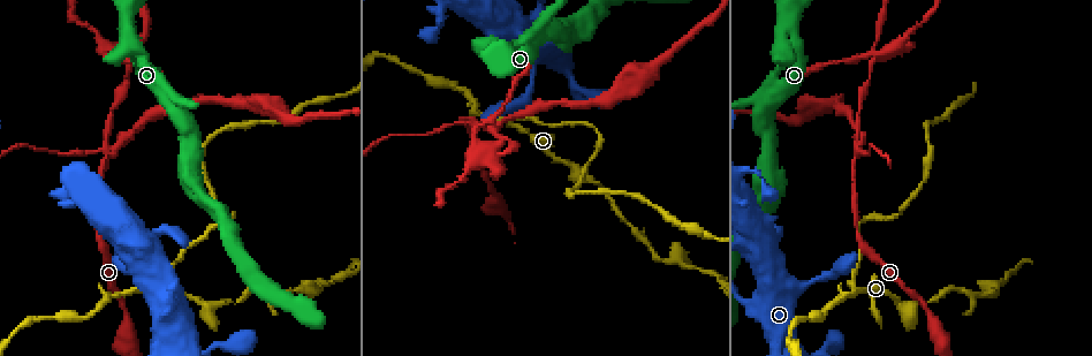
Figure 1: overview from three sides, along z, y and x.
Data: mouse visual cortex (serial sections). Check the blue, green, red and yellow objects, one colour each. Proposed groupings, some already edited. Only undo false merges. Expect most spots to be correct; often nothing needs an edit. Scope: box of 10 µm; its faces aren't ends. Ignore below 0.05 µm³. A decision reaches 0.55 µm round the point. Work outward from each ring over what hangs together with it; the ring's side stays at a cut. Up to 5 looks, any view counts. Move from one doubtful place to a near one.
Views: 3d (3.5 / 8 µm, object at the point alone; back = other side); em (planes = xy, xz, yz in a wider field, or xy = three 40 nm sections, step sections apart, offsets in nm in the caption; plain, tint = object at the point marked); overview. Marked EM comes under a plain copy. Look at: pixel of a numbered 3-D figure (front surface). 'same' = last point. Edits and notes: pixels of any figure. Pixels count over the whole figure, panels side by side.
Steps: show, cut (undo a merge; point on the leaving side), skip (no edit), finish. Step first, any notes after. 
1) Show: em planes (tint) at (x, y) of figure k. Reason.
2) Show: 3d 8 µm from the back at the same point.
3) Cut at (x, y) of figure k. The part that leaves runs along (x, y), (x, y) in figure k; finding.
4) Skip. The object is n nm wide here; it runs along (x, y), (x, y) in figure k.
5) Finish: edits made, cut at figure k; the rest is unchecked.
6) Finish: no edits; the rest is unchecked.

Show: 3d 3.5 µm at (854, 289) of figure 1. Two arms in line, one across.

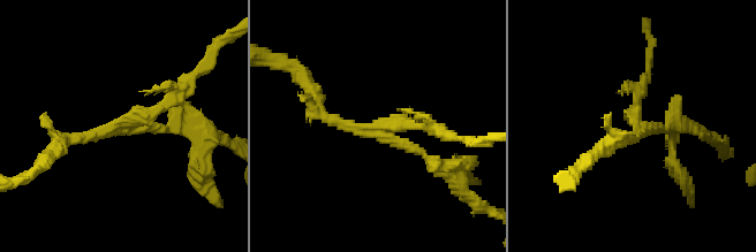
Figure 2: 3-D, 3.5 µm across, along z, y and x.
Show: em xy step 5 (tint) at (131, 124) of figure 2. 3 arms meet here; the arms are 150, 150, 250 nm wide.

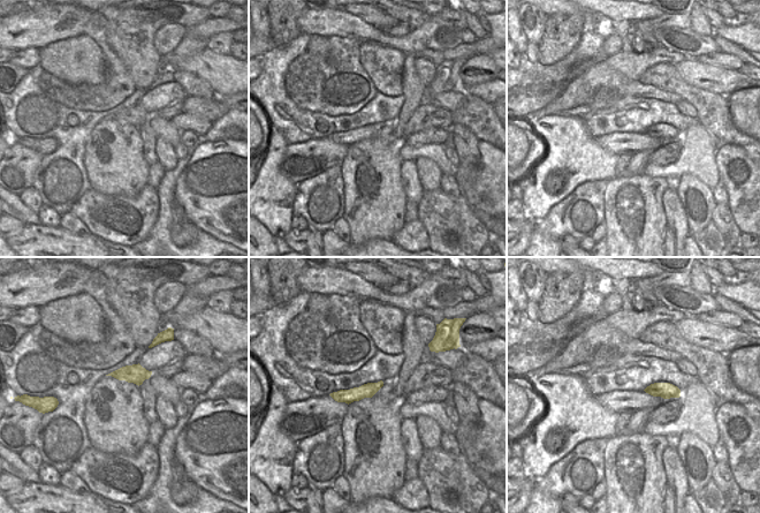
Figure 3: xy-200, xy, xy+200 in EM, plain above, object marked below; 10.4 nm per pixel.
Skip. It runs along (679, 123), (640, 123), (643, 81) in figure 2; continuous, no second cell.

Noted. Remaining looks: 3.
Show: 3d 3.5 µm at (855, 161) of figure 1. Arms run side by side.

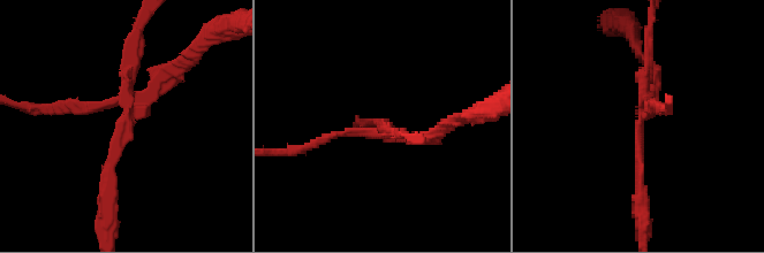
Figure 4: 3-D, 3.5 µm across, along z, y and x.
Show: em xy step 2 (tint) at (130, 118) of figure 4. 4 arms meet here; the arms are 150, 150, 150, 150 nm wide; need the tissue.

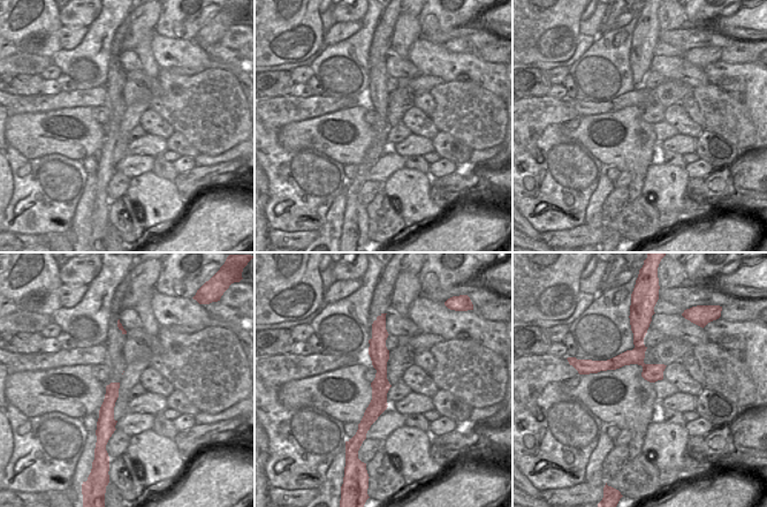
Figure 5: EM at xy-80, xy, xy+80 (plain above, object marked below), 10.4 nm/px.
Cut at (172, 79) of figure 4. The part that leaves runs along (136, 112), (140, 104), (210, 33) in figure 4; a second cell is stuck on.

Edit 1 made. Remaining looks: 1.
Finish: edits made, cut at figure 4; the rest is unchecked.

